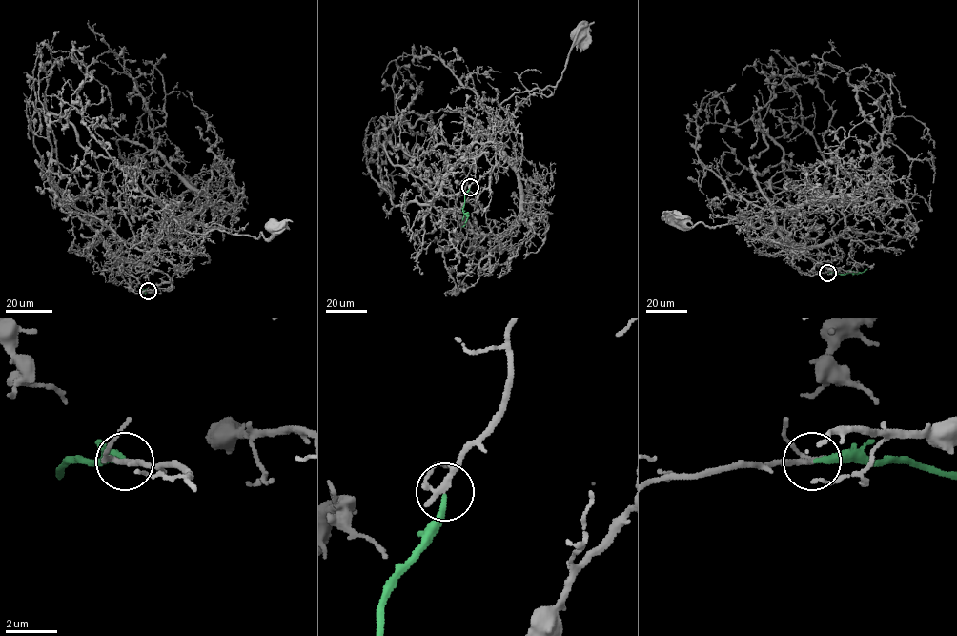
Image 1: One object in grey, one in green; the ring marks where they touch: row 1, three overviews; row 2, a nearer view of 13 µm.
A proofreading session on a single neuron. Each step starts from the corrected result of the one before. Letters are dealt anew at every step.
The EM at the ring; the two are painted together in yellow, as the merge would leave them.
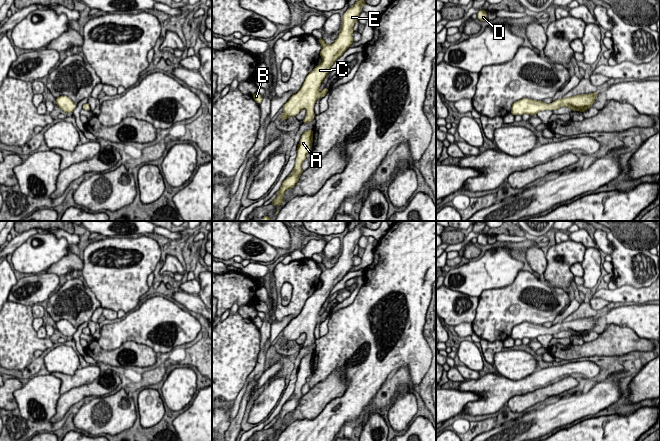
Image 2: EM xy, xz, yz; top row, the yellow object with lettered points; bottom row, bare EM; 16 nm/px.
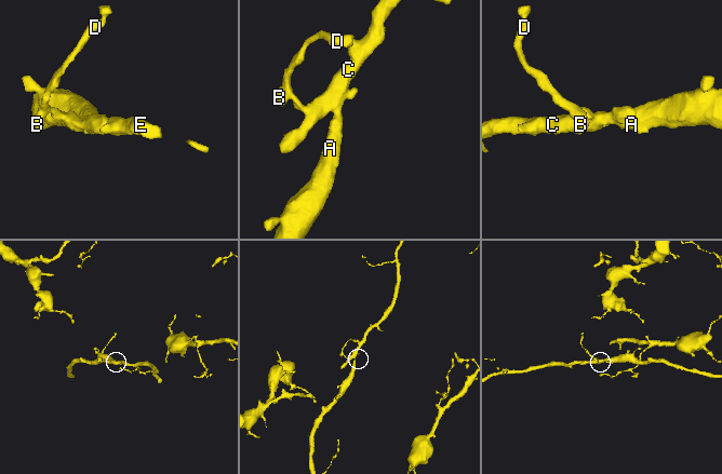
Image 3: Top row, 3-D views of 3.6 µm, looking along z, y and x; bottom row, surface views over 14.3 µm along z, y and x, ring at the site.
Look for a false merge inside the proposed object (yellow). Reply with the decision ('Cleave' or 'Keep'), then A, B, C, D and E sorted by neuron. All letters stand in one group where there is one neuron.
Keep. Groups: A B C D E

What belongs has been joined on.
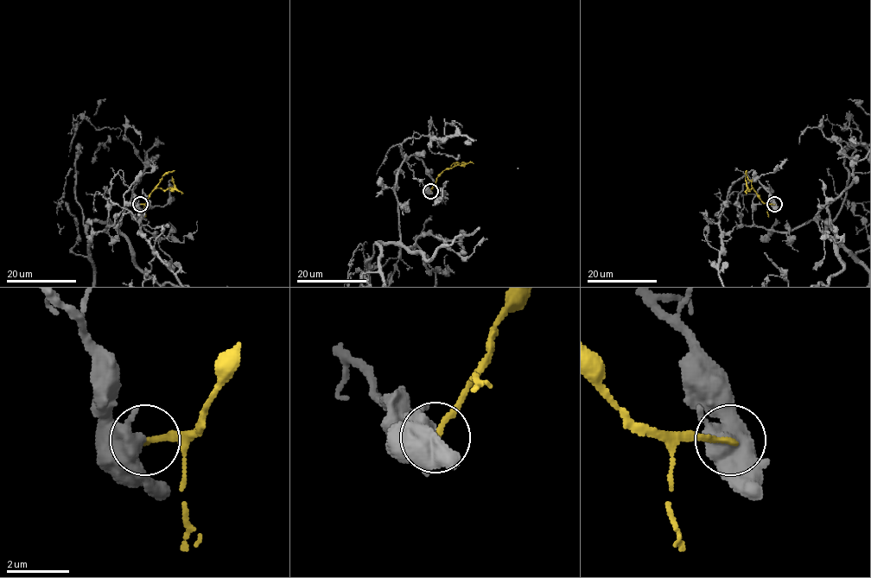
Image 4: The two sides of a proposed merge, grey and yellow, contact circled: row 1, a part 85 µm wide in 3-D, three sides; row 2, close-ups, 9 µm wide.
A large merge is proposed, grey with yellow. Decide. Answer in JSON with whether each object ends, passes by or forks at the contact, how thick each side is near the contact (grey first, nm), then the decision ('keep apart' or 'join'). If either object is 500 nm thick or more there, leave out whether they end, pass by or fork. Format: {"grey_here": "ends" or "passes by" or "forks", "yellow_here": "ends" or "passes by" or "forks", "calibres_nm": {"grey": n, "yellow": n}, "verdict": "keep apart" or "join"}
{"calibres_nm": {"grey": 550, "yellow": 180}, "verdict": "keep apart"}

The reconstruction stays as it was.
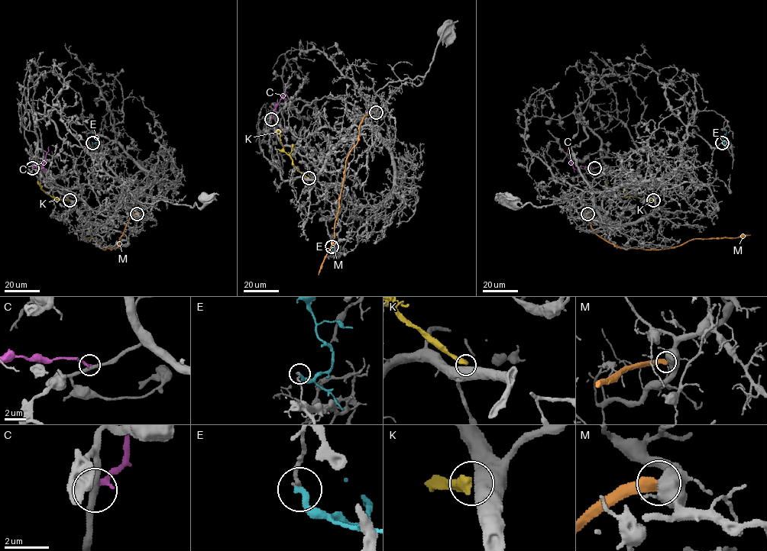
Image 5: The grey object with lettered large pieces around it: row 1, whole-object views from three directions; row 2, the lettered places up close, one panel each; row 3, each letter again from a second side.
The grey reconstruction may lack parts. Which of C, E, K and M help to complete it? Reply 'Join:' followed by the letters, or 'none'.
Join: none

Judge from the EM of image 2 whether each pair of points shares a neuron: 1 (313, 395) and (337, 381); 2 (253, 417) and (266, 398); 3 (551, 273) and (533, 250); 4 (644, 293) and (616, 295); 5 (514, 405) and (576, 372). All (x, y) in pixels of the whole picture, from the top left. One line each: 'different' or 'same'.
1: same
2: same
3: different
4: same
5: different

